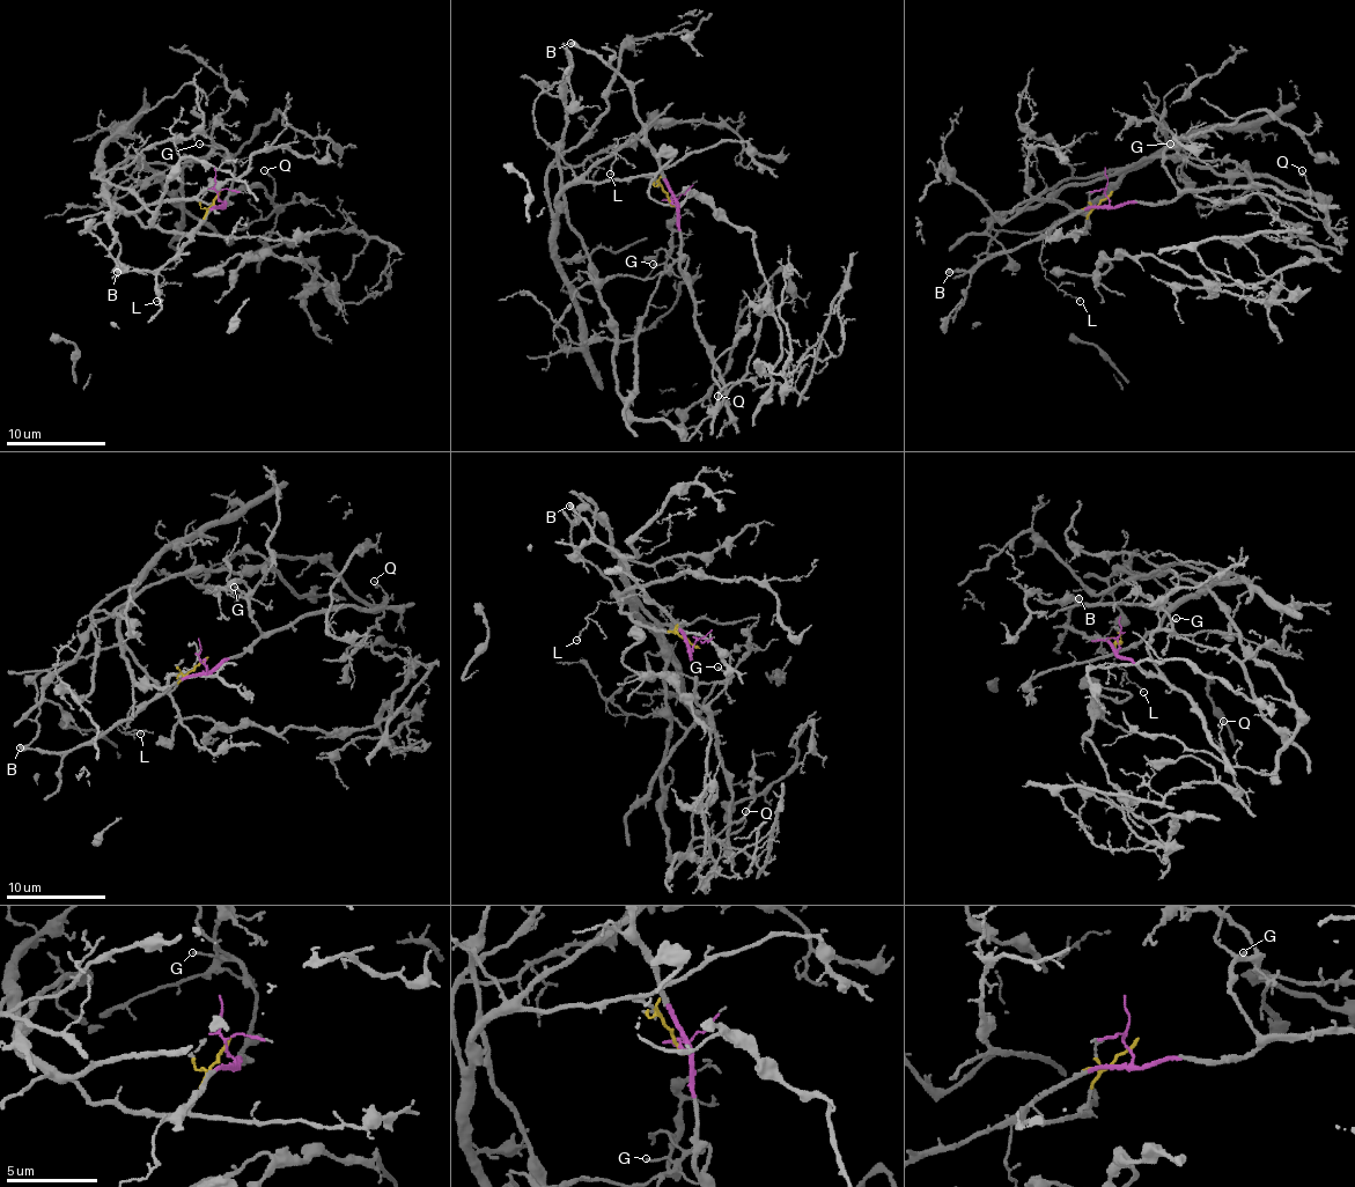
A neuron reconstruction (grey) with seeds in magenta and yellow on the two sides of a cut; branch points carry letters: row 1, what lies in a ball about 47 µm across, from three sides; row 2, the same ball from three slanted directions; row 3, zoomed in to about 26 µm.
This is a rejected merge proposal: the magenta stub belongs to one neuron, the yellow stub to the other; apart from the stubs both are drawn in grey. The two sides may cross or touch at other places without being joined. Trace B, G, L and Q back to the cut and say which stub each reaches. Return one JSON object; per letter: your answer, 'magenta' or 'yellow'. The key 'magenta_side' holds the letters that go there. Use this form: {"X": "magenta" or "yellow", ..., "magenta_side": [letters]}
{"B": "magenta", "G": "magenta", "L": "magenta", "Q": "magenta", "magenta_side": ["B", "G", "L", "Q"]}

